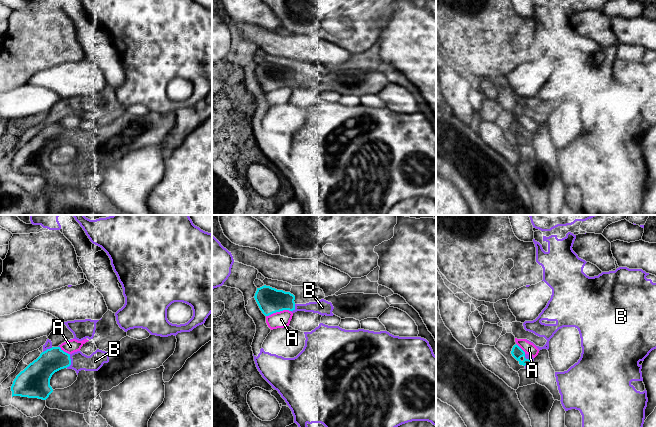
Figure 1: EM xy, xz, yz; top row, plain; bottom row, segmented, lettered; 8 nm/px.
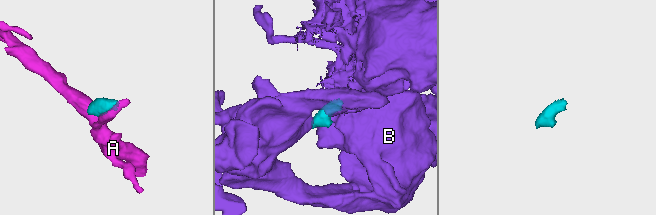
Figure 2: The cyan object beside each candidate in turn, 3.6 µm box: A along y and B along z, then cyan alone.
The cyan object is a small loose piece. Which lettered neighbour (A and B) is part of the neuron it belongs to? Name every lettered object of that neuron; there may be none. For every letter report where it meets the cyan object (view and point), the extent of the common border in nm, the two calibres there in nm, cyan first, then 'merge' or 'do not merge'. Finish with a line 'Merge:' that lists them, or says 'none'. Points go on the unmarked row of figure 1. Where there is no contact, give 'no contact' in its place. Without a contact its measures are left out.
A: xz (278, 87) | 200 nm | 200/130 nm | do not merge
B: yz (529, 135) | 100 nm | 90/40 nm | do not merge
Merge: none

